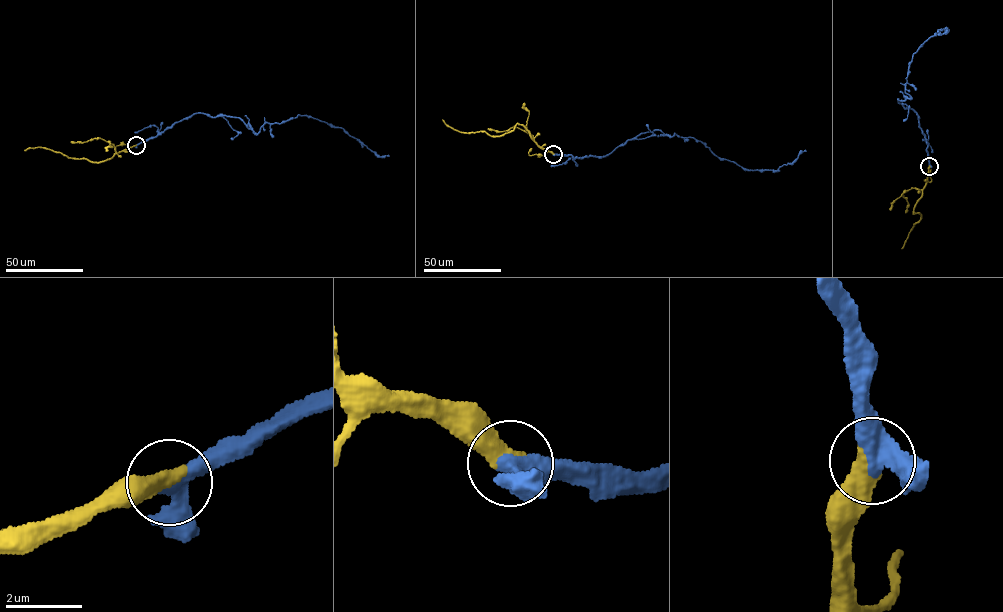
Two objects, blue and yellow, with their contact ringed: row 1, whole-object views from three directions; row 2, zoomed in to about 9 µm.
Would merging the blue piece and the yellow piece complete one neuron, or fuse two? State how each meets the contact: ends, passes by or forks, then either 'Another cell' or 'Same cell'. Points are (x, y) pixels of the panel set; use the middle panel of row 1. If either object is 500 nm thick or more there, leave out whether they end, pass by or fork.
At the ring blue passes by. At the ring yellow ends. Same cell

